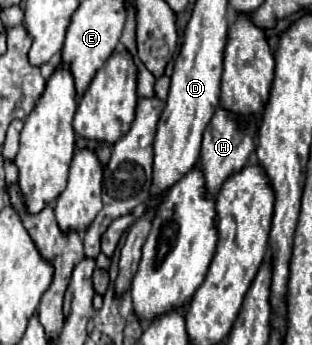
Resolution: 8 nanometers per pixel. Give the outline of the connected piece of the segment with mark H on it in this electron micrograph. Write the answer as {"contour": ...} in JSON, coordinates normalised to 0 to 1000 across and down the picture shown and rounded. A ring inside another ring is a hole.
{"contour":[[[702,313],[689,325],[683,348],[657,371],[651,417],[644,417],[644,452],[638,452],[638,493],[644,493],[651,516],[657,516],[657,562],[670,574],[689,574],[689,562],[708,551],[721,516],[760,504],[792,475],[804,441],[817,435],[817,388],[824,388],[817,354],[804,354],[779,377],[766,348],[753,336],[740,336],[728,319]]]}

